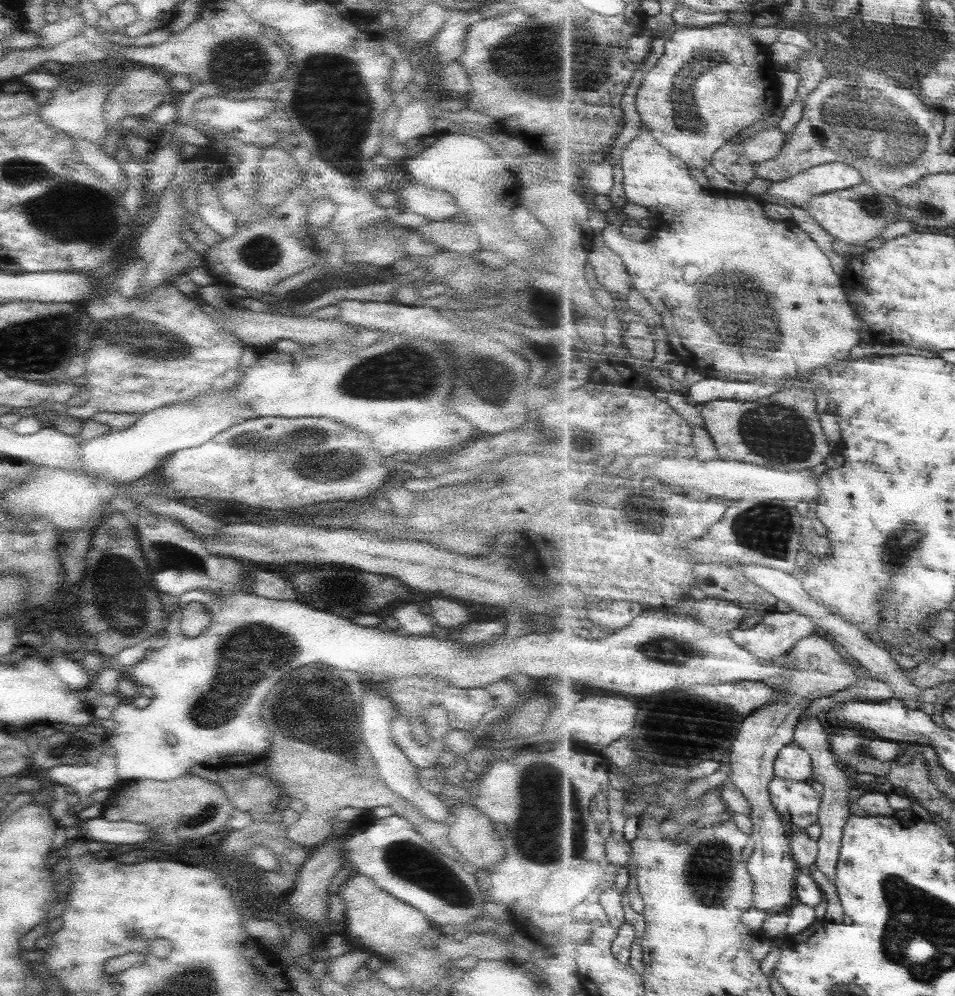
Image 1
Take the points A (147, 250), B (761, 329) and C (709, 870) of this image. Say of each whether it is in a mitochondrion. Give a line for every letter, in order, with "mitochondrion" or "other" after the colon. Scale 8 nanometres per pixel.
A: other
B: mitochondrion
C: mitochondrion

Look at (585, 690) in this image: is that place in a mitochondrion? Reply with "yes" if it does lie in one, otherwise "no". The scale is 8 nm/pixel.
no

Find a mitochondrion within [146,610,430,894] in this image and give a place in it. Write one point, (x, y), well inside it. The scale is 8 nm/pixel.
(252, 657)

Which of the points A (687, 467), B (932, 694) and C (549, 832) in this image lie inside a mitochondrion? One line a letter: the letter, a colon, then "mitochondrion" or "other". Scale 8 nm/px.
A: other
B: other
C: mitochondrion

